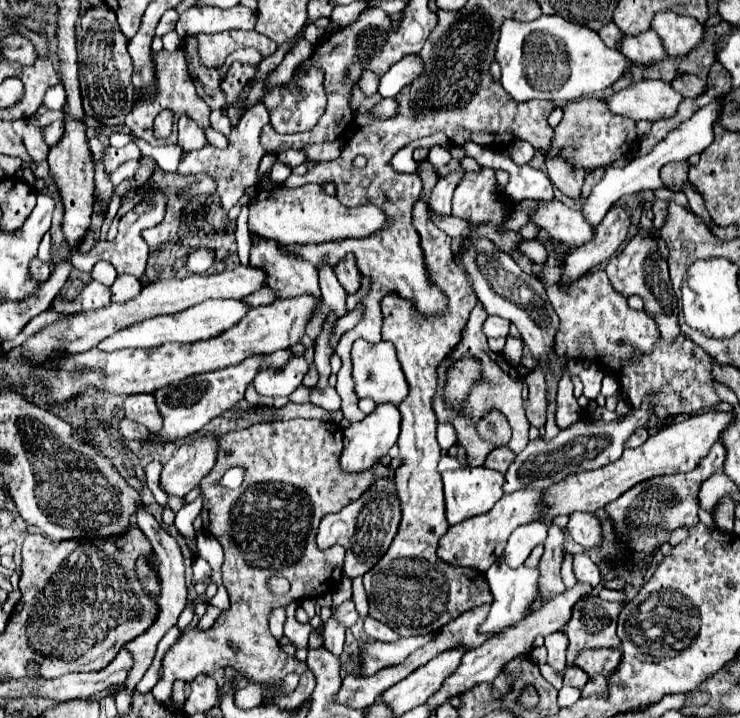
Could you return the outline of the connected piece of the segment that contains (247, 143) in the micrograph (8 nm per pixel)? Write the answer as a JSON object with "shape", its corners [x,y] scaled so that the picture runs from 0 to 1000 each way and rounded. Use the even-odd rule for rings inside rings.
{"shape":[[[345,145],[345,150],[339,150],[339,156],[331,156],[331,162],[323,167],[323,173],[315,178],[315,184],[307,189],[309,201],[304,206],[280,203],[272,209],[250,212],[250,220],[242,228],[239,242],[242,245],[255,245],[255,242],[264,245],[264,242],[280,240],[293,253],[293,267],[299,273],[301,290],[312,292],[320,284],[320,279],[328,273],[331,262],[347,256],[347,234],[350,234],[353,220],[358,217],[358,209],[350,198],[350,187],[361,170],[364,170],[361,153],[355,150],[355,145]]]}

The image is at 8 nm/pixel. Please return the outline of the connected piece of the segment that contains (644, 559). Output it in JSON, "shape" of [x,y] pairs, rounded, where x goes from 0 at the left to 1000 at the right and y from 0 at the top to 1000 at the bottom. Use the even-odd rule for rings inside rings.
{"shape":[[[964,618],[958,632],[934,657],[872,669],[869,674],[861,674],[847,688],[842,688],[836,696],[828,696],[826,702],[818,705],[839,752],[847,755],[853,763],[853,794],[872,791],[880,783],[882,766],[891,763],[891,758],[901,755],[904,744],[912,735],[920,735],[923,730],[939,730],[939,724],[945,724],[942,685],[961,660],[974,655],[977,655],[977,618]]]}

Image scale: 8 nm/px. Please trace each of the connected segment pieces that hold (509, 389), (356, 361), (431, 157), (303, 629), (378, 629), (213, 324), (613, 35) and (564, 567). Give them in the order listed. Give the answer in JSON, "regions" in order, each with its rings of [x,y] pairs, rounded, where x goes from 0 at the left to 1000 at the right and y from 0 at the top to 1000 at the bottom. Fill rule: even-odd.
{"regions":[[[[647,423],[639,429],[636,440],[634,440],[634,448],[626,460],[626,471],[620,476],[620,485],[615,485],[615,490],[609,490],[609,496],[604,501],[599,501],[599,507],[593,510],[593,546],[588,549],[588,574],[591,574],[591,582],[593,588],[601,588],[607,585],[615,599],[618,599],[618,618],[623,618],[628,627],[631,627],[631,643],[634,649],[650,649],[653,641],[661,635],[661,630],[669,627],[669,618],[666,616],[658,616],[653,610],[647,610],[645,599],[642,599],[642,588],[647,582],[653,582],[654,578],[661,577],[664,571],[672,571],[677,574],[688,591],[691,591],[691,613],[685,616],[685,624],[691,630],[701,630],[701,624],[709,624],[712,616],[715,616],[715,591],[712,591],[712,582],[707,579],[707,554],[704,554],[704,524],[699,521],[699,515],[693,515],[691,507],[685,507],[680,501],[680,496],[674,493],[674,499],[661,487],[658,482],[658,471],[653,465],[653,448],[658,443],[658,435],[653,435],[653,429],[647,429]],[[628,493],[639,493],[650,507],[650,518],[653,518],[653,526],[645,532],[645,536],[636,545],[632,556],[628,558],[626,565],[626,574],[618,574],[612,571],[609,565],[601,563],[601,554],[599,554],[599,543],[601,543],[603,535],[603,518],[615,508],[618,501],[623,501]]],[[[480,474],[477,487],[477,526],[480,526],[480,546],[485,554],[504,554],[509,563],[515,560],[528,560],[528,563],[542,563],[542,557],[553,546],[553,535],[547,529],[547,521],[542,515],[542,507],[534,493],[534,482],[528,476],[493,476],[493,474]]],[[[585,203],[581,206],[577,221],[584,227],[585,231],[597,233],[609,223],[609,214],[604,208],[597,206],[596,203]]],[[[393,838],[393,841],[385,844],[388,861],[385,861],[385,869],[382,869],[382,880],[385,880],[388,889],[396,891],[396,897],[401,903],[409,903],[409,900],[415,903],[415,889],[418,889],[418,880],[420,880],[420,869],[404,869],[399,864],[399,850],[401,847],[404,847],[401,838]]],[[[501,858],[493,861],[493,880],[496,880],[501,889],[515,891],[515,894],[534,894],[534,891],[542,889],[534,877],[523,875],[520,869],[512,869],[509,864],[501,864]]],[[[280,418],[274,423],[258,426],[234,440],[209,440],[209,443],[182,448],[172,457],[164,457],[161,462],[136,474],[131,479],[131,485],[139,490],[153,490],[153,487],[164,487],[164,485],[207,485],[207,482],[218,482],[223,476],[255,479],[255,476],[266,476],[266,474],[282,474],[285,468],[296,468],[296,462],[320,451],[320,446],[326,446],[334,435],[336,435],[336,426],[328,423],[326,418]]],[[[818,33],[815,39],[809,39],[807,42],[807,47],[812,50],[812,56],[820,61],[820,64],[826,64],[826,67],[834,67],[834,61],[836,61],[836,50],[842,50],[839,45],[836,45],[836,39],[831,39],[831,33]]],[[[764,772],[761,786],[758,786],[758,808],[761,808],[764,819],[774,819],[777,811],[780,811],[777,802],[774,802],[774,797],[772,797],[772,780],[774,780],[774,774],[772,772]]]]}

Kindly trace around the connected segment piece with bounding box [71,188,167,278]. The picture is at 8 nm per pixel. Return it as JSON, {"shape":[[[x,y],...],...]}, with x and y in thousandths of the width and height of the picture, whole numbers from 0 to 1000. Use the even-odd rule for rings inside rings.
{"shape":[[[209,262],[209,267],[204,270],[204,276],[193,279],[191,284],[185,284],[180,292],[174,292],[172,298],[166,298],[166,301],[161,304],[161,326],[158,326],[158,331],[153,334],[153,340],[142,340],[142,334],[134,334],[134,337],[123,345],[123,351],[118,351],[118,354],[101,354],[101,357],[96,359],[99,370],[101,370],[104,376],[109,376],[109,379],[123,379],[123,373],[126,373],[134,362],[145,362],[145,365],[150,365],[150,368],[155,370],[155,376],[158,376],[161,382],[180,382],[180,384],[188,387],[188,384],[196,379],[199,354],[201,354],[201,343],[196,340],[191,323],[193,323],[196,318],[212,315],[212,312],[220,306],[220,301],[223,301],[223,287],[226,287],[223,265],[220,265],[220,262]]]}

